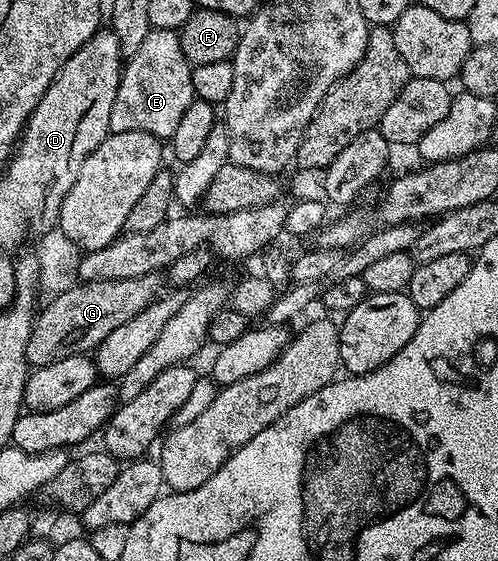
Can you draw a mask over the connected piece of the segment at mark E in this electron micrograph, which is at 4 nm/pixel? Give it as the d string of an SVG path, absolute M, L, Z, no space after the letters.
M148 28L147 32L143 34L141 40L136 45L139 46L136 47L135 54L128 61L126 58L119 75L117 95L113 99L113 107L109 115L110 132L145 131L154 137L169 139L173 131L176 130L181 115L196 100L193 83L191 82L193 66L191 62L185 59L185 55L181 51L179 34L174 29Z

